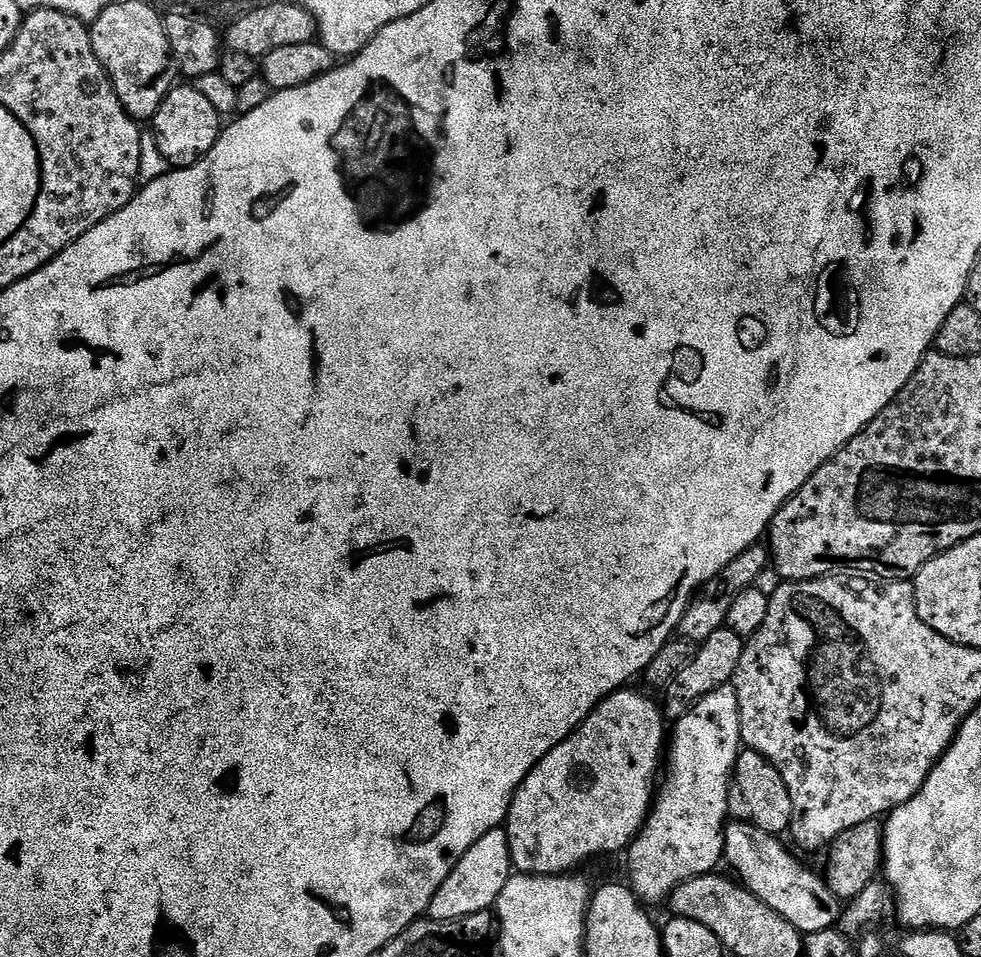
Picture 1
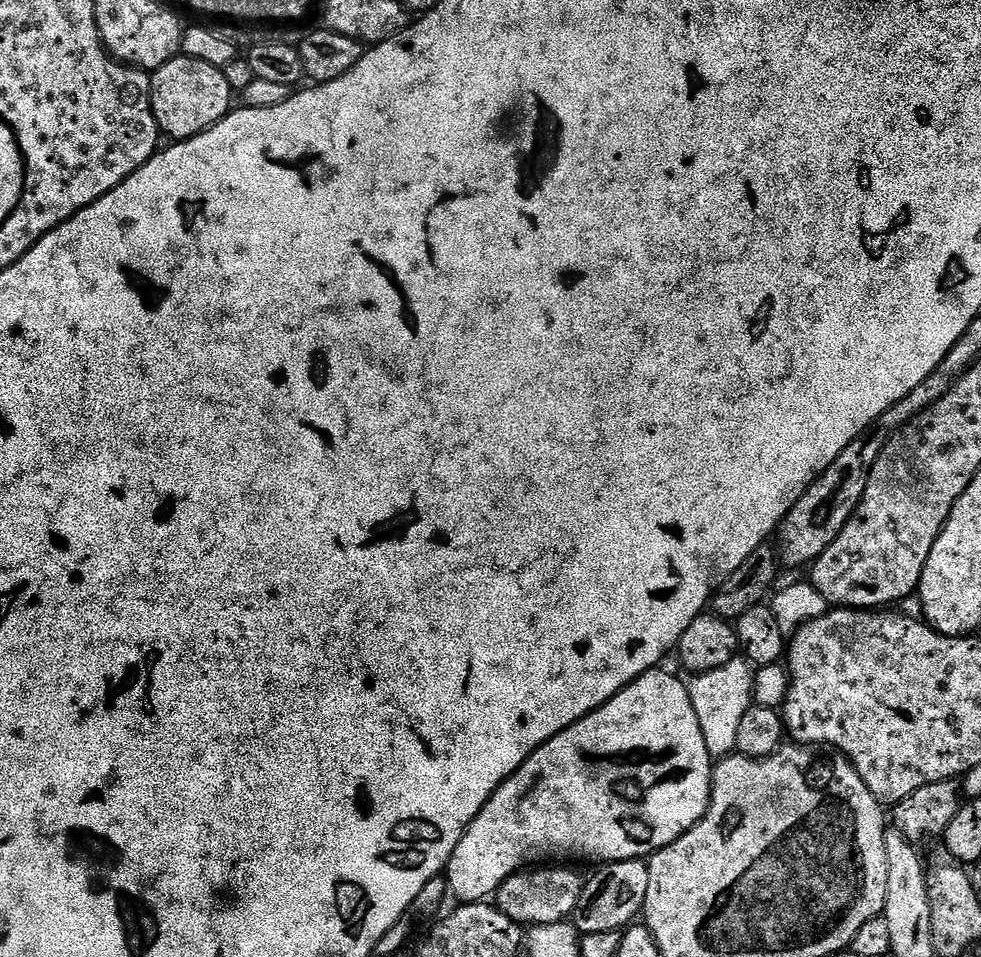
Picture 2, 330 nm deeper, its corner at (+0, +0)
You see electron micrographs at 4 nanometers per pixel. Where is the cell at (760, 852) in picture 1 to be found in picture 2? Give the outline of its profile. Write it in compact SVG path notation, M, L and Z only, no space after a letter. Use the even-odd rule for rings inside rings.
M653 670L642 674L638 679L626 685L610 702L606 702L598 710L586 714L574 726L562 730L550 742L546 742L532 755L505 784L500 785L486 806L470 822L468 829L462 834L454 854L446 869L447 891L457 896L460 904L479 904L495 897L504 883L518 871L529 866L544 866L549 862L576 862L572 860L589 860L592 866L614 864L617 860L639 860L653 856L658 850L673 844L682 834L699 822L708 812L712 801L712 769L714 758L706 750L706 738L702 738L702 730L698 726L698 714L694 714L694 706L690 702L687 683L679 680L672 672Z

